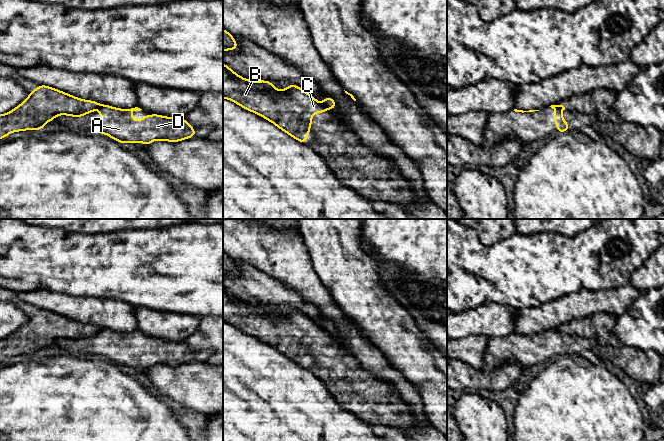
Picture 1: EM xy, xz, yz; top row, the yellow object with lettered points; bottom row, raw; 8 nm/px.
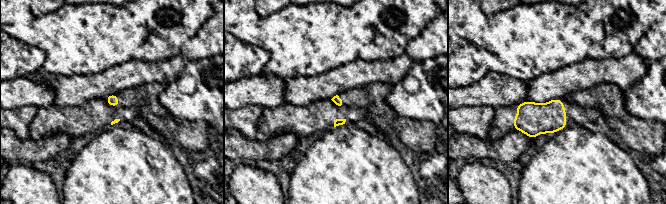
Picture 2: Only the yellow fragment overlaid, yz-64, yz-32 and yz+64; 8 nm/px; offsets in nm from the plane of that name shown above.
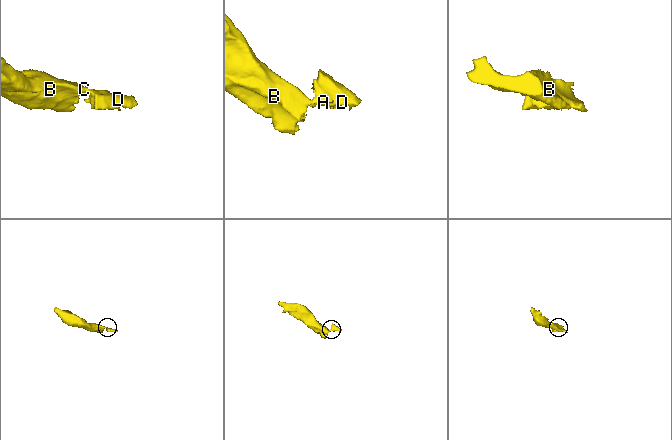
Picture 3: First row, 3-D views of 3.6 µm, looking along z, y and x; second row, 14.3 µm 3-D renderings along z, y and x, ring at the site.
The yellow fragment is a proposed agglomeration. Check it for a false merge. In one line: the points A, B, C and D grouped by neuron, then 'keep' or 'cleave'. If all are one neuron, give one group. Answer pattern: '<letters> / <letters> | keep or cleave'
A D / B C | cleave

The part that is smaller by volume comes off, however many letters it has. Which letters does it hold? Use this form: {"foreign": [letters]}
{"foreign": ["A", "D"]}

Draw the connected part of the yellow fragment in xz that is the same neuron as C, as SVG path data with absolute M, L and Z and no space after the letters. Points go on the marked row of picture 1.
M223 63L223 98L235 102L242 108L262 116L279 129L295 138L300 143L307 142L312 126L312 114L324 113L326 108L312 95L298 85L289 84L284 90L273 87L273 82L267 80L247 80Z

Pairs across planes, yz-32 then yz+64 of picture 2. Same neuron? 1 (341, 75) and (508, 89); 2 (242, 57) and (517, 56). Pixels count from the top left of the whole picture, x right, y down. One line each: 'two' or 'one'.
1: two
2: two

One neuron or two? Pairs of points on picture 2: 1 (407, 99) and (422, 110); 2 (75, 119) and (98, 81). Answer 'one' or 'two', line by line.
1: one
2: two

